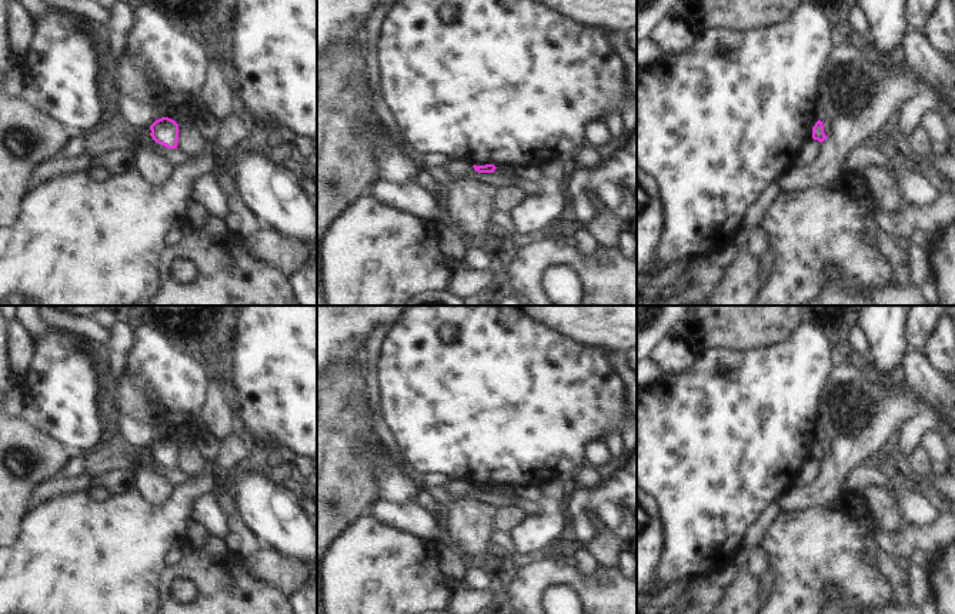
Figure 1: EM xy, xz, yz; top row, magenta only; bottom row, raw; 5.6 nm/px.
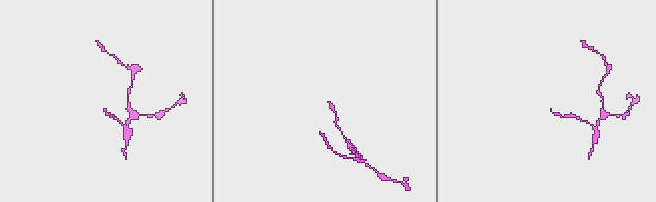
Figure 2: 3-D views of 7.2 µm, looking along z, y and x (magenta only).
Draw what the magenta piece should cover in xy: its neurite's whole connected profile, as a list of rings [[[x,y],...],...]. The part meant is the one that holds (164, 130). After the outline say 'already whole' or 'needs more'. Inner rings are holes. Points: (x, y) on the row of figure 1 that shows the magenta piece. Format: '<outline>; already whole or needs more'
[[[161,117],[150,126],[150,136],[153,140],[167,149],[177,149],[178,124],[168,119]]]; already whole

